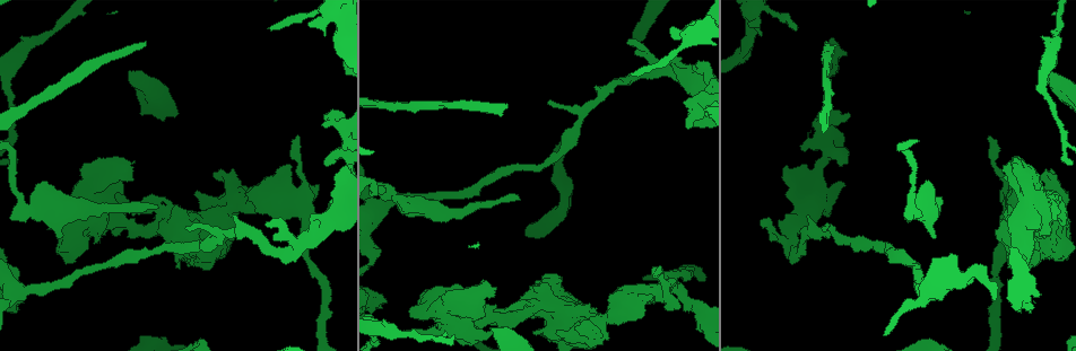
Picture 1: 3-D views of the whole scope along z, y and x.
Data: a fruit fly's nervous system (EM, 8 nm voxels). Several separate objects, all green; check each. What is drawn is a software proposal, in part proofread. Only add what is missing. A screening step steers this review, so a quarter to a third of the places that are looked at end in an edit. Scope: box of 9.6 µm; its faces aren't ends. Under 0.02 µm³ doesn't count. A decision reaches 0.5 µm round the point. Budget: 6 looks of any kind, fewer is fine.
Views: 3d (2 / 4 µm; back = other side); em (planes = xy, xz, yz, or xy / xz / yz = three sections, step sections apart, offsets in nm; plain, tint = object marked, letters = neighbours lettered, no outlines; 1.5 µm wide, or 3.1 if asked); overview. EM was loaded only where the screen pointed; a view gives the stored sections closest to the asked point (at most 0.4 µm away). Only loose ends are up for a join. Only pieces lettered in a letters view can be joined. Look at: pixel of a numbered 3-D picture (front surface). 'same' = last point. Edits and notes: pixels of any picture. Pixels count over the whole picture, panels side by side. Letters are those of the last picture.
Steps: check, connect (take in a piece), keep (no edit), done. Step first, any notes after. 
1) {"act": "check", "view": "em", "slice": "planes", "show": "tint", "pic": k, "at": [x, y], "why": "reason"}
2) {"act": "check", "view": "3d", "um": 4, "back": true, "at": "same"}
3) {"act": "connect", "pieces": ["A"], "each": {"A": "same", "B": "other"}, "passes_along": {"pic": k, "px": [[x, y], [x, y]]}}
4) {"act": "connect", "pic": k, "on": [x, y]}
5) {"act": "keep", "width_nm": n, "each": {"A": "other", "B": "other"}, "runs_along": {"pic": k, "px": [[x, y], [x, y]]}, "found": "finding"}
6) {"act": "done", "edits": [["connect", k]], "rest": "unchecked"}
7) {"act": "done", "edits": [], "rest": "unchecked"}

{"act": "check", "view": "3d", "um": 2, "pic": 1, "at": [157, 208], "why": "an open end"}

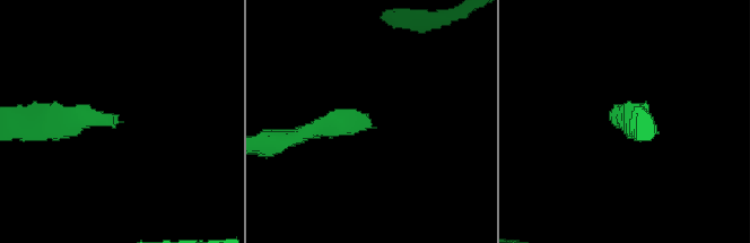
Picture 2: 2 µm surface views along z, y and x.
{"act": "check", "view": "em", "slice": "xz", "step": 4, "show": "letters", "pic": 2, "at": [367, 116]}

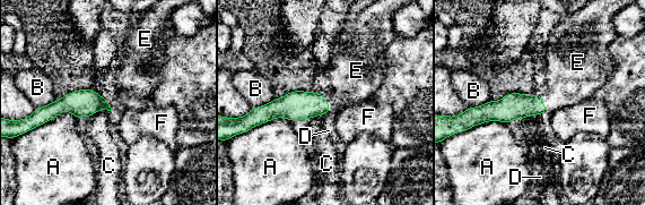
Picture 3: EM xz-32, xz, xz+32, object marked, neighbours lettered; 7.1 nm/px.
{"act": "check", "view": "em", "slice": "planes", "show": "letters", "at": "same"}

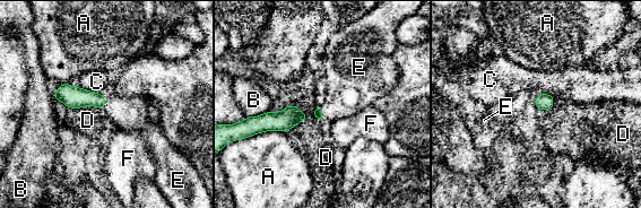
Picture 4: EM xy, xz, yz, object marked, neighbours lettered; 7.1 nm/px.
{"act": "connect", "pieces": ["E"], "each": {"A": "other", "B": "other", "C": "other", "D": "other", "E": "same", "F": "other"}, "passes_along": {"pic": 4, "px": [[74, 97], [104, 103], [130, 114]]}, "found": "it goes on there"}

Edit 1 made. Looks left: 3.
{"act": "check", "view": "3d", "um": 4, "pic": 1, "at": [1027, 262], "why": "stops while still wide"}

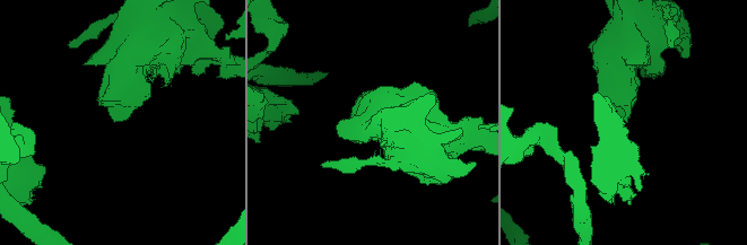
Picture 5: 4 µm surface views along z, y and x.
{"act": "check", "view": "em", "slice": "planes", "show": "letters", "pic": 5, "at": [115, 120], "why": "need the tissue"}

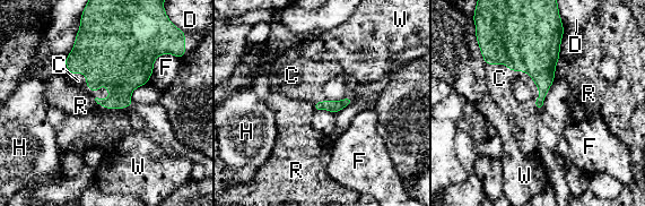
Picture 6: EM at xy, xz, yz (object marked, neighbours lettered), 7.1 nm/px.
{"act": "connect", "pieces": ["C"], "each": {"C": "same", "D": "other", "F": "other", "H": "other", "R": "other", "W": "other"}, "found": "it goes on there"}

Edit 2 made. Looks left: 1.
{"act": "done", "edits": [["connect", 4], ["connect", 6]], "rest": "unchecked"}

